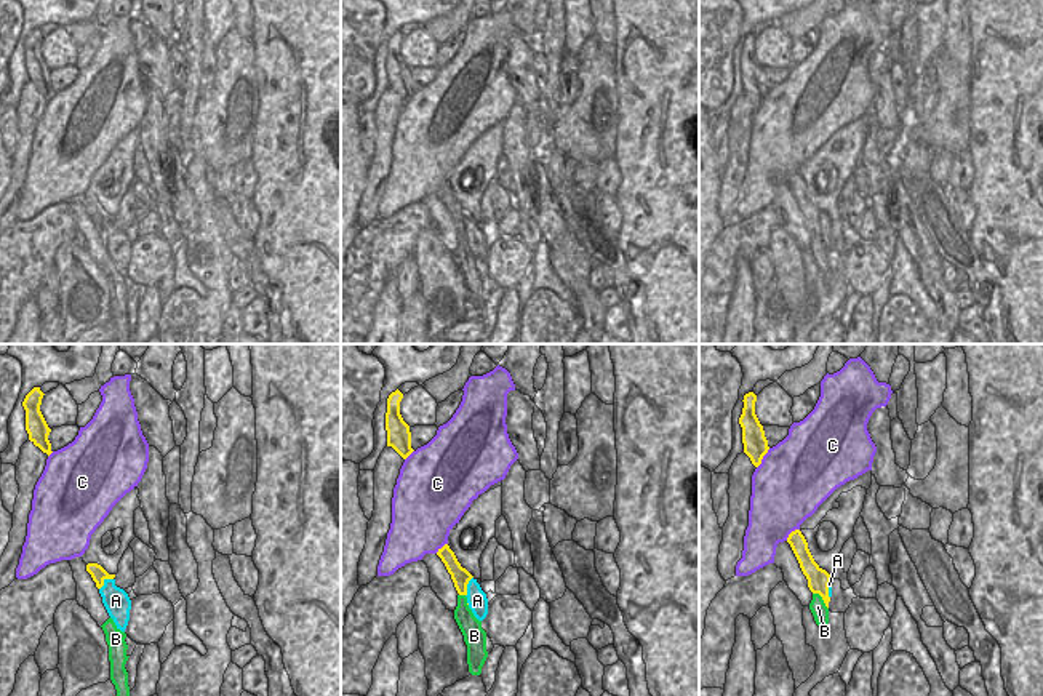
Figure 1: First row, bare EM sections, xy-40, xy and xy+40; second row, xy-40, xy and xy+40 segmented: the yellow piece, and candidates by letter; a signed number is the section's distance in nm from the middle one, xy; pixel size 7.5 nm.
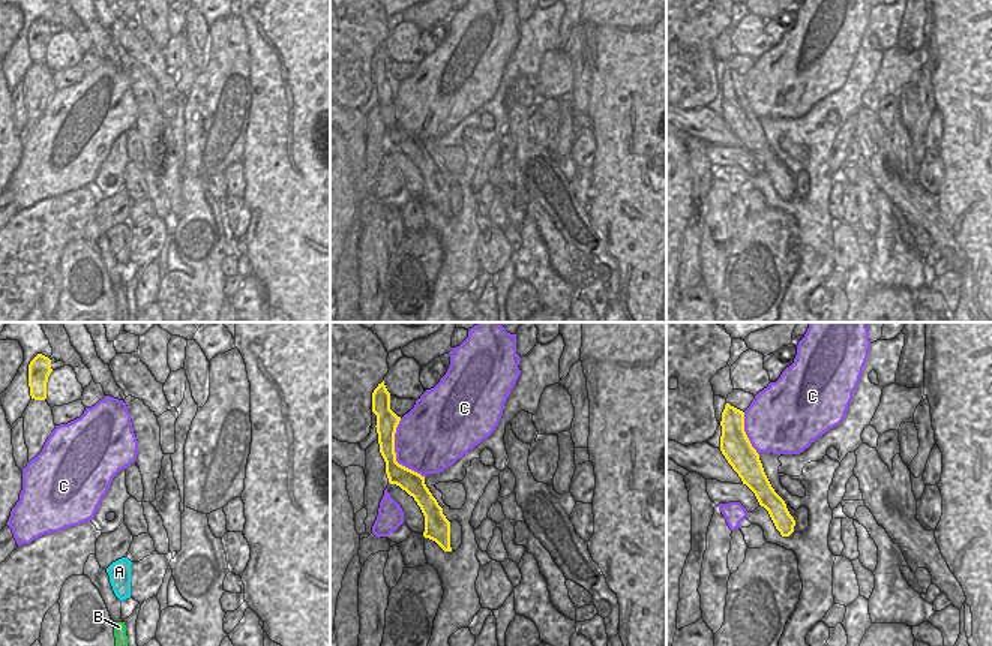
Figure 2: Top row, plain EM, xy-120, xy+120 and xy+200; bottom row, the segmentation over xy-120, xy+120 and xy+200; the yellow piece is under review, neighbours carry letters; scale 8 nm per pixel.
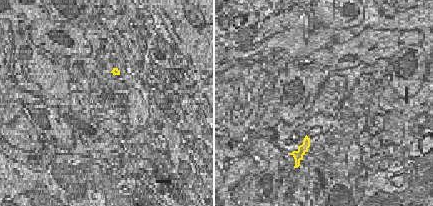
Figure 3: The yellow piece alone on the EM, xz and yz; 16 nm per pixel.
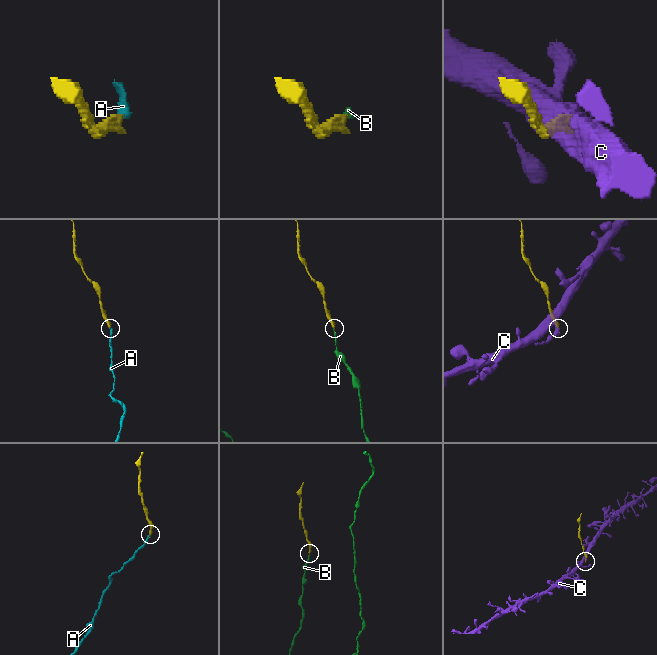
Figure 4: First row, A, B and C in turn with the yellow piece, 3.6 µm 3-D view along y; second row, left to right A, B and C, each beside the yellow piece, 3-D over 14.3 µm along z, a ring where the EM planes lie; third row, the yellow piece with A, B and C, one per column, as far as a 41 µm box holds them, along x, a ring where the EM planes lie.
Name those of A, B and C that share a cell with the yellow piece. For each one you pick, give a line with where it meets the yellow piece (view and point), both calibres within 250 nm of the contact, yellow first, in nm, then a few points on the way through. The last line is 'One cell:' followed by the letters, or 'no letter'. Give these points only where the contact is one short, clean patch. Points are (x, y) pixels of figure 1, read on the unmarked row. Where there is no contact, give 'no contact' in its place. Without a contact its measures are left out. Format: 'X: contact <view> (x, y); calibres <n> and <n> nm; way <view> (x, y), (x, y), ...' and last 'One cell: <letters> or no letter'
B: contact xy+40 (823, 240); calibres 170 and 120 nm; way xy+40 (818, 221), (823, 240), (818, 248)
One cell: B

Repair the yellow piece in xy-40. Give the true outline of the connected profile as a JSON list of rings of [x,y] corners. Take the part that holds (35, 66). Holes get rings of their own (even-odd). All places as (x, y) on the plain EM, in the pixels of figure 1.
[[[34,29],[26,37],[22,48],[26,51],[26,72],[29,75],[29,82],[50,98],[53,94],[48,82],[51,70],[40,53],[43,37],[45,35],[40,29]]]

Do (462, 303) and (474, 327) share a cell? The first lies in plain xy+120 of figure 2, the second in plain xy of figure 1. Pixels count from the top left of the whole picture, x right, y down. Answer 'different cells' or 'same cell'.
same cell

